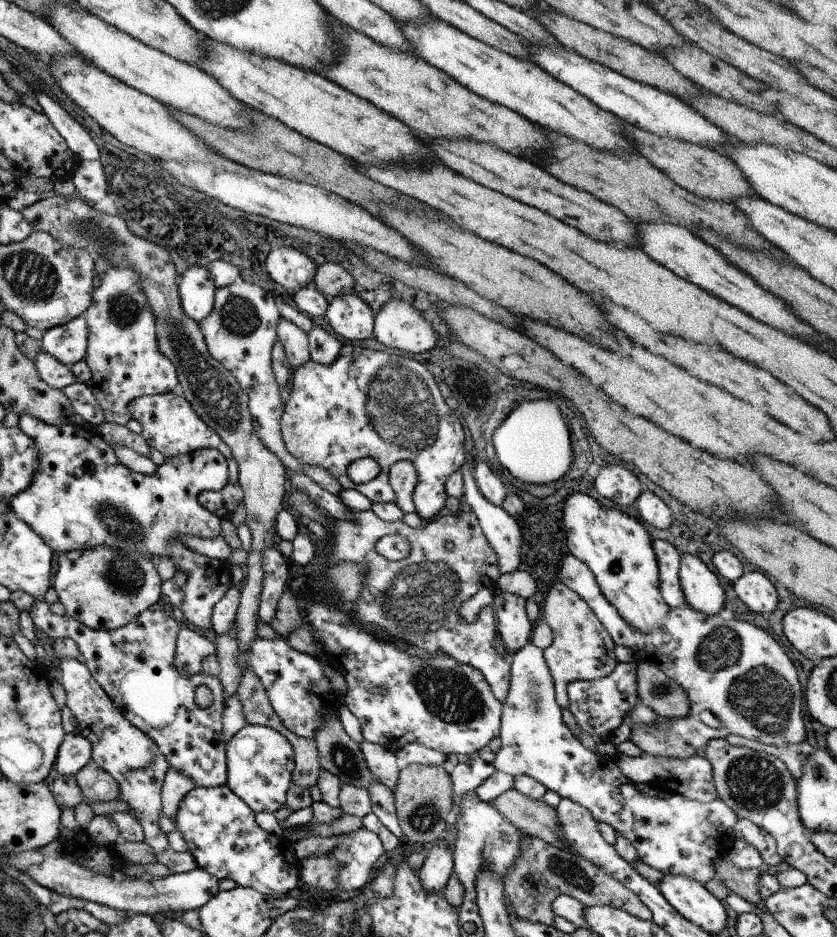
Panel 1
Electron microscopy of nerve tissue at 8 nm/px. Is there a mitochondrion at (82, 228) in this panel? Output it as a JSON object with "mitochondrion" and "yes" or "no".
{"mitochondrion":"yes"}

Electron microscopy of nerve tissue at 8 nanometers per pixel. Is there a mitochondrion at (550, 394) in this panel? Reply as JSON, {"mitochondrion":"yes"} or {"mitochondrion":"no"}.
{"mitochondrion":"no"}

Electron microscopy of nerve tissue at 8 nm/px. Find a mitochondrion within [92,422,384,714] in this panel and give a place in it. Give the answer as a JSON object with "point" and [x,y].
{"point":[124,576]}

